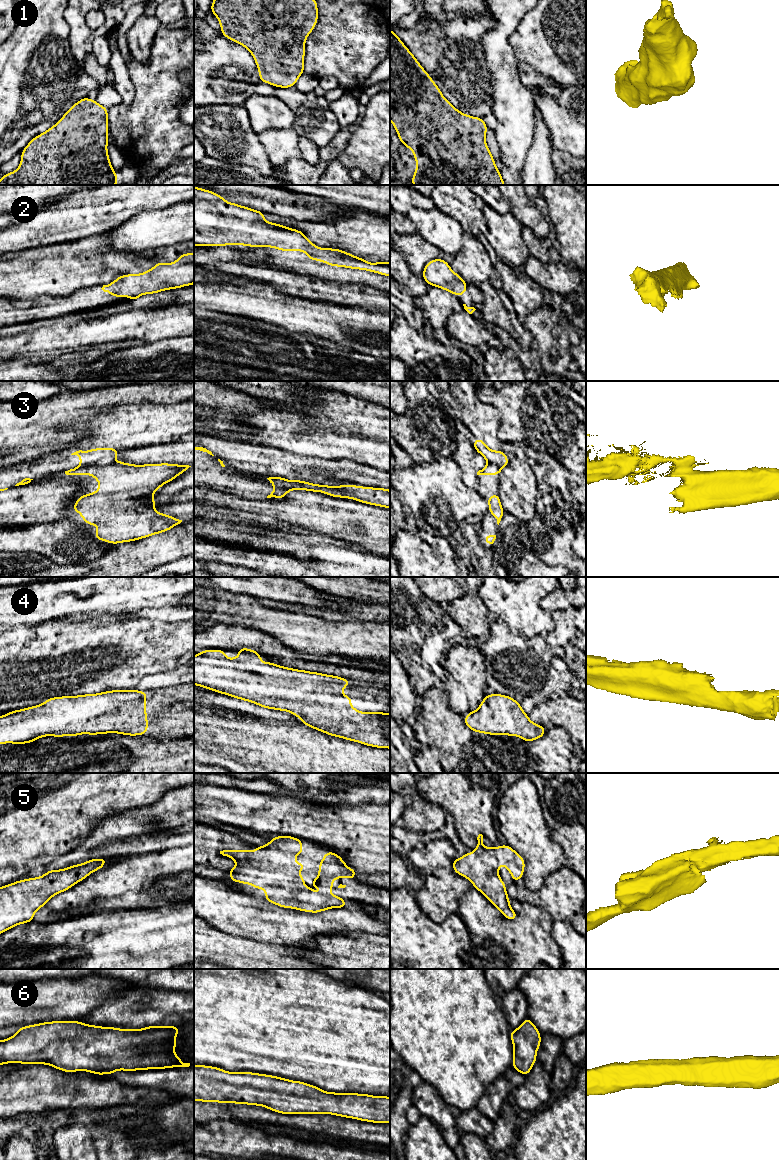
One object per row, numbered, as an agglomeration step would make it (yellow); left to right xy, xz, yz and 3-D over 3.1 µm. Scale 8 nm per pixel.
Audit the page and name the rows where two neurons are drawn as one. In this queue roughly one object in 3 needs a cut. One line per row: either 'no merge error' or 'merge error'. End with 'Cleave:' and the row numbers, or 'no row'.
1: no merge error
2: no merge error
3: merge error
4: no merge error
5: no merge error
6: no merge error
Cleave: 3

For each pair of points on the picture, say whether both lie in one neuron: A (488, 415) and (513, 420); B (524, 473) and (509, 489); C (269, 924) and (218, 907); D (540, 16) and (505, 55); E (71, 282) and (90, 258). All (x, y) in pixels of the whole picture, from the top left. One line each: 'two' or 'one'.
A: two
B: one
C: one
D: two
E: one

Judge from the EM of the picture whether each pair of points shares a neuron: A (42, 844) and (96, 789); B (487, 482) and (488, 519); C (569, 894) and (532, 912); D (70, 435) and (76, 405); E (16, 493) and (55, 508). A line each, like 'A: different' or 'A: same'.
A: same
B: same
C: different
D: same
E: same

